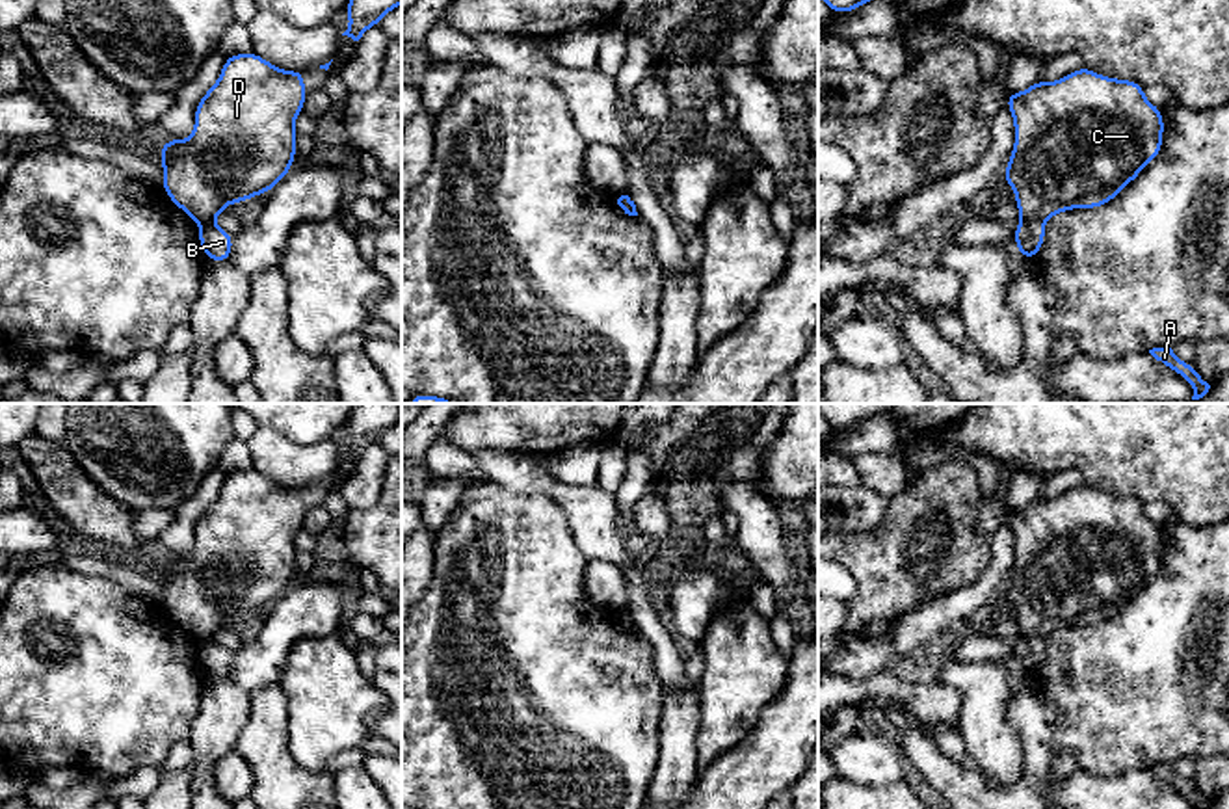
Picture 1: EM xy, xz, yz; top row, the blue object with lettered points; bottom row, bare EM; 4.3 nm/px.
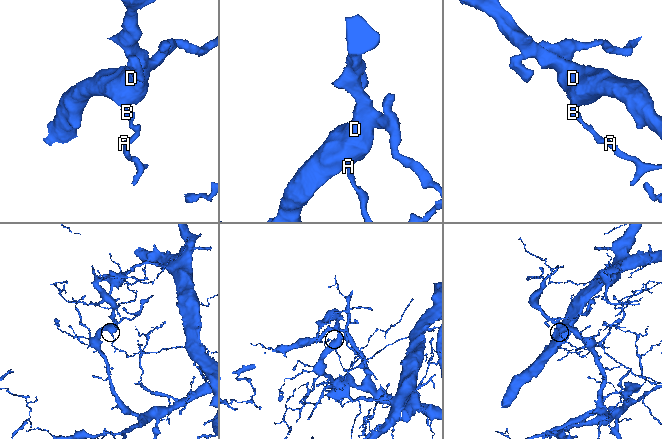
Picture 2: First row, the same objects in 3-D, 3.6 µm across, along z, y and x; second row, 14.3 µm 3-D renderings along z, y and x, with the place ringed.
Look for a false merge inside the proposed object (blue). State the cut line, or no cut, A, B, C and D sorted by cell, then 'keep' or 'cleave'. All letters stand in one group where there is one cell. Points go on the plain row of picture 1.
cut yz (1023, 636), (1040, 636), (1043, 640); groups A B / C D; cleave

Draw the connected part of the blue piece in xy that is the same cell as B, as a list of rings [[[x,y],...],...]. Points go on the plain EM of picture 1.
[[[214,638],[199,642],[199,660],[208,677],[229,679],[234,653],[221,647]]]

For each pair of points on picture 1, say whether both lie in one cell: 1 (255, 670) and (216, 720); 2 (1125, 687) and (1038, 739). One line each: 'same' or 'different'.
1: different
2: different

